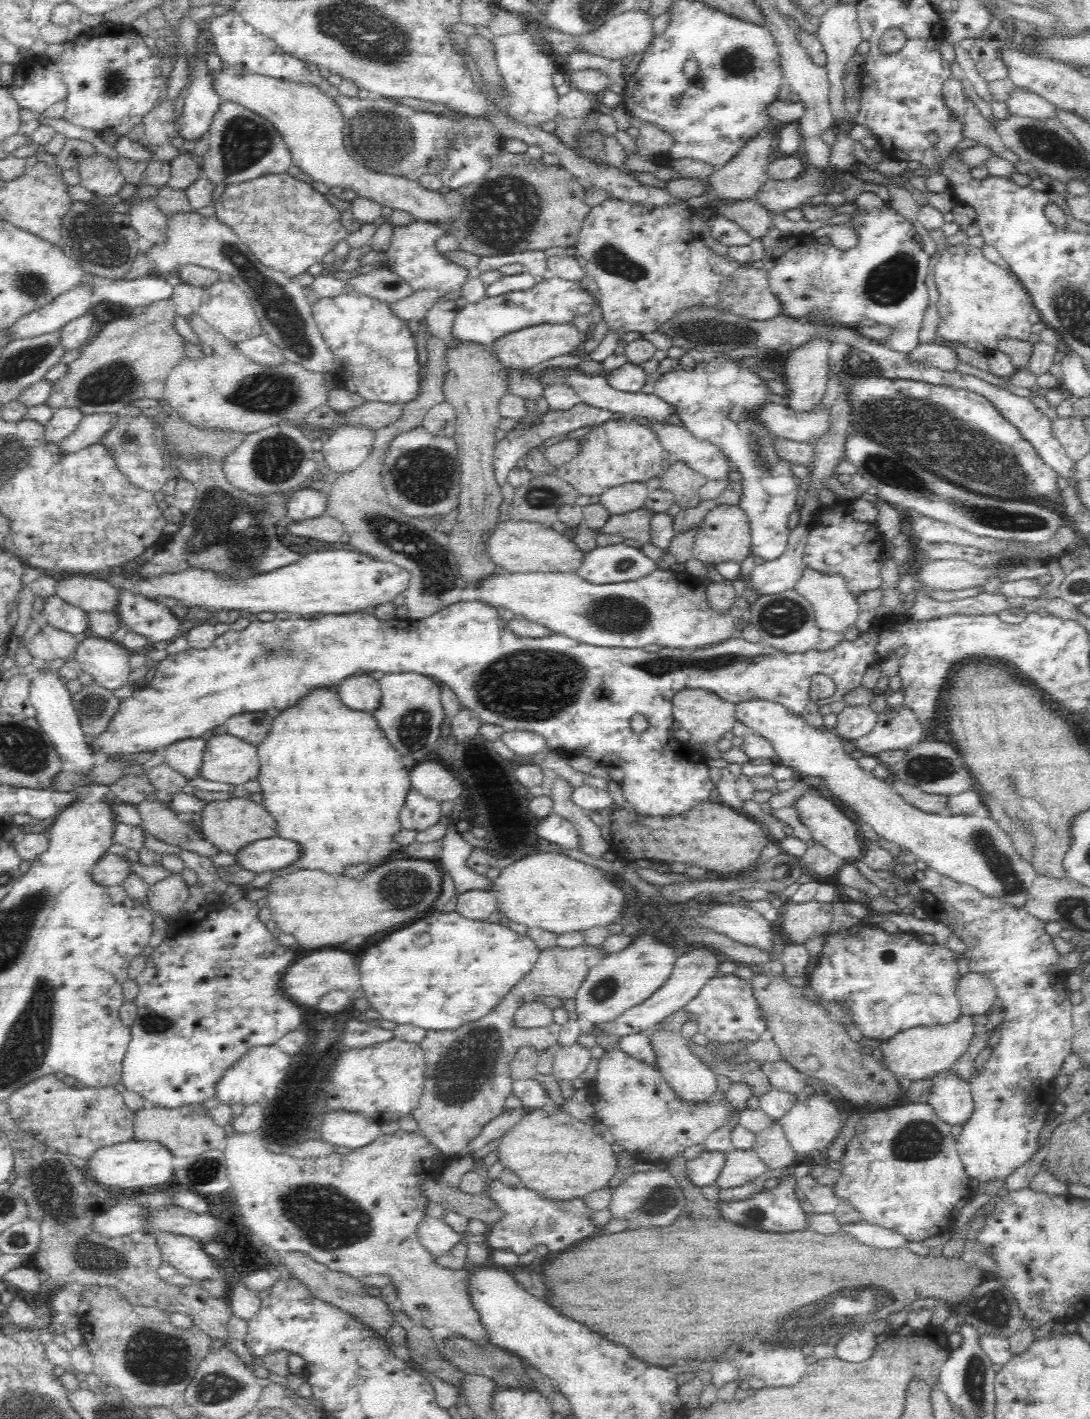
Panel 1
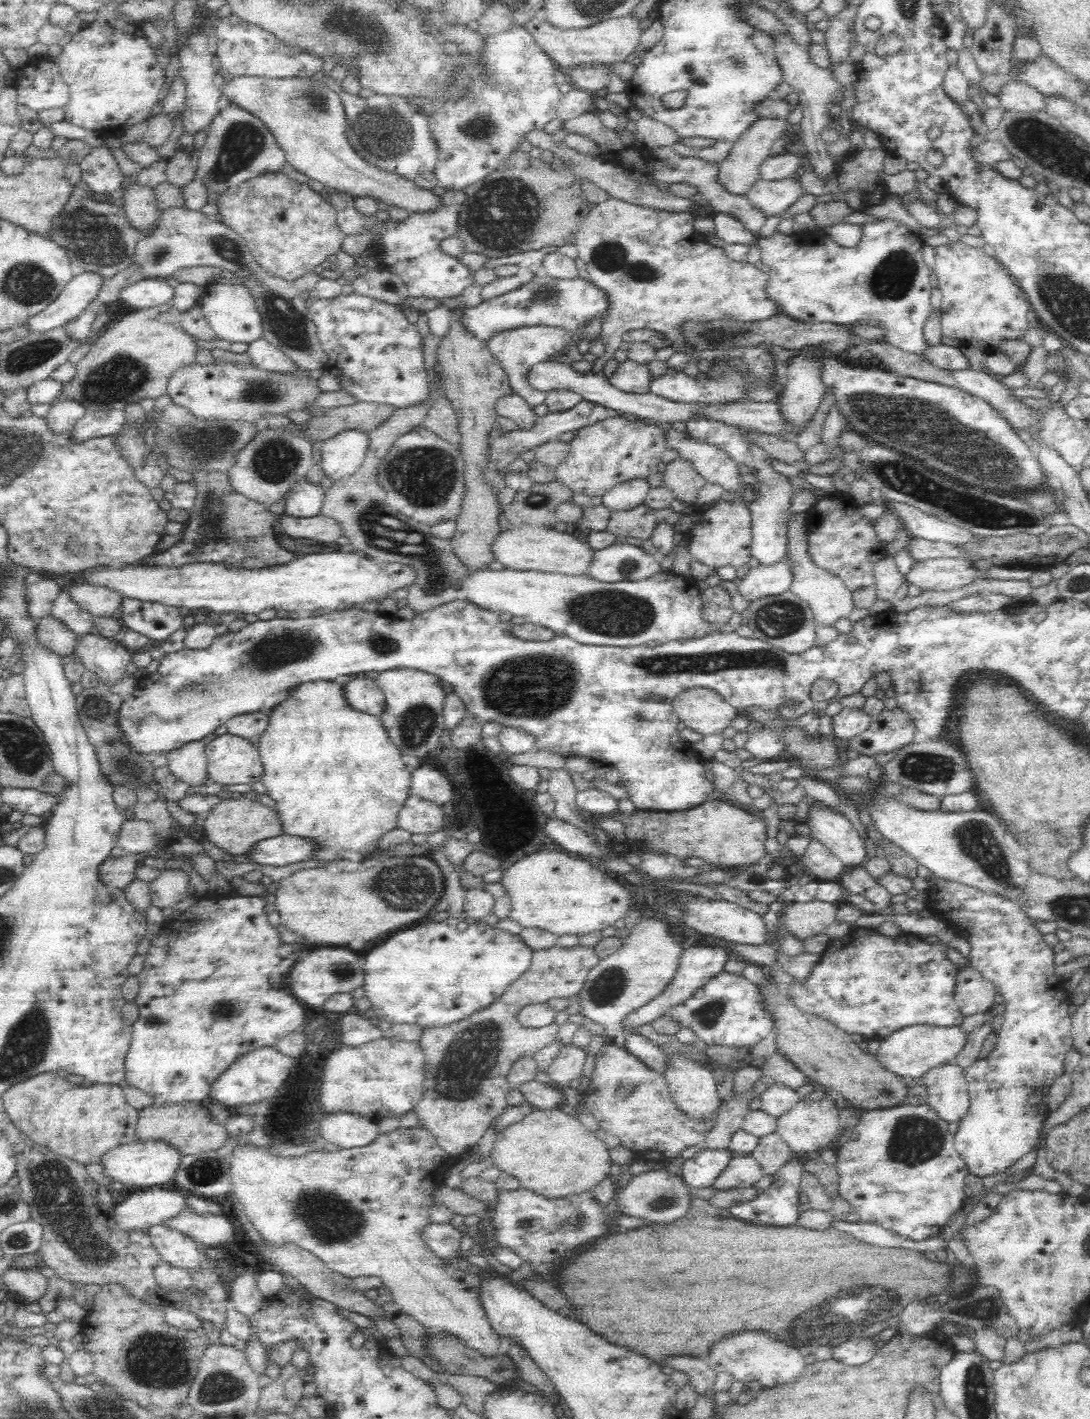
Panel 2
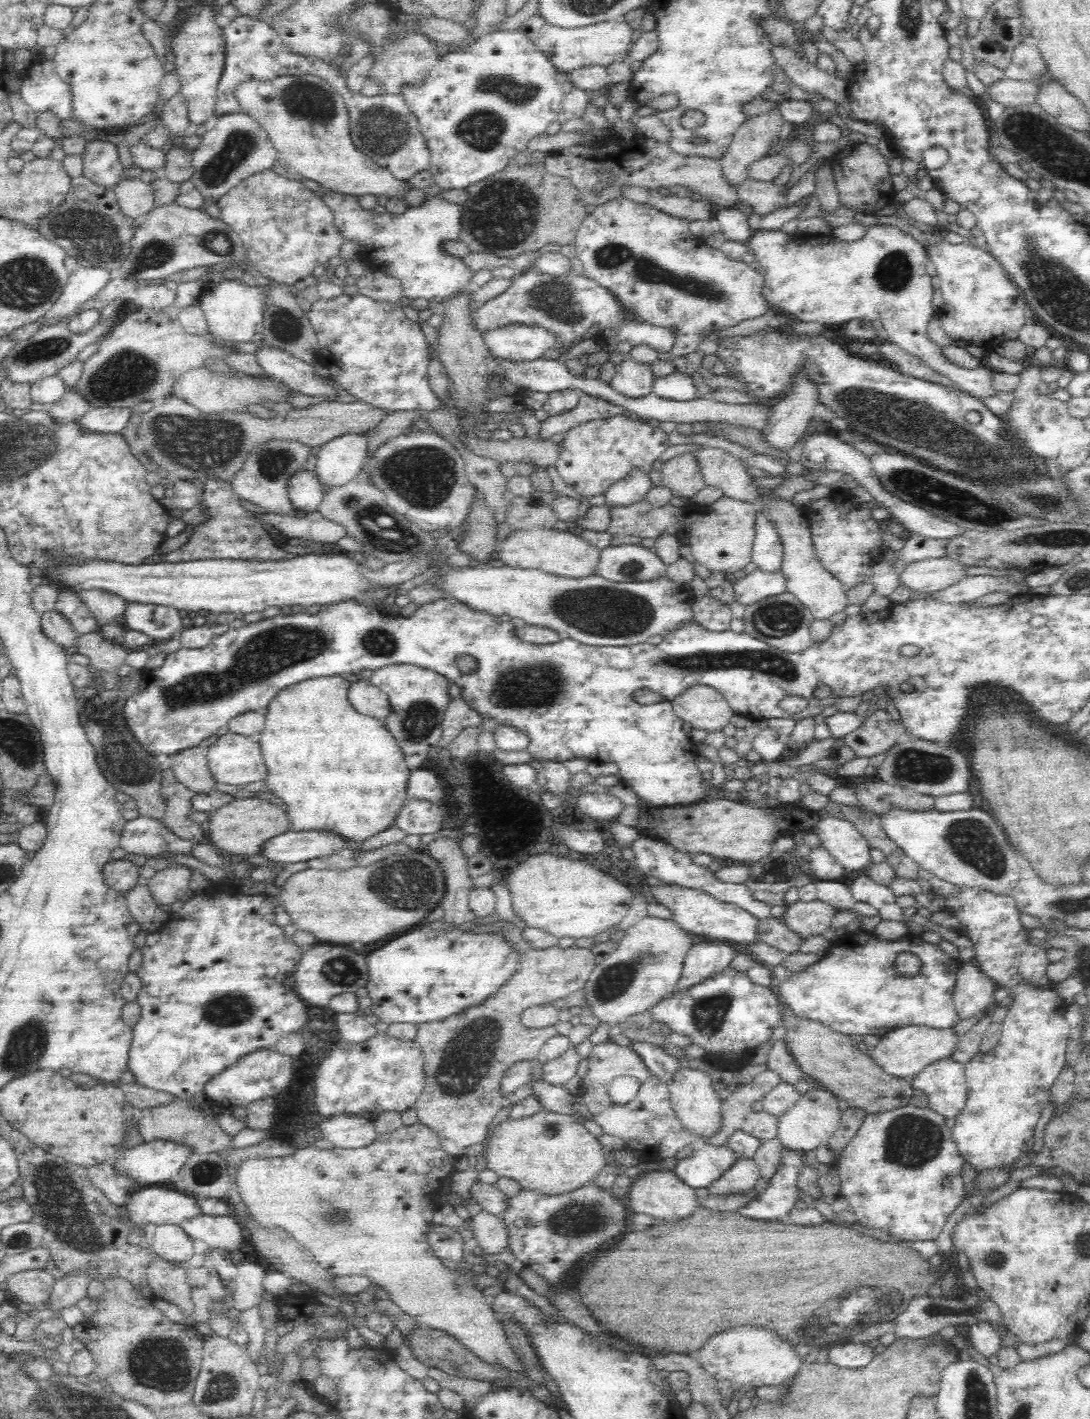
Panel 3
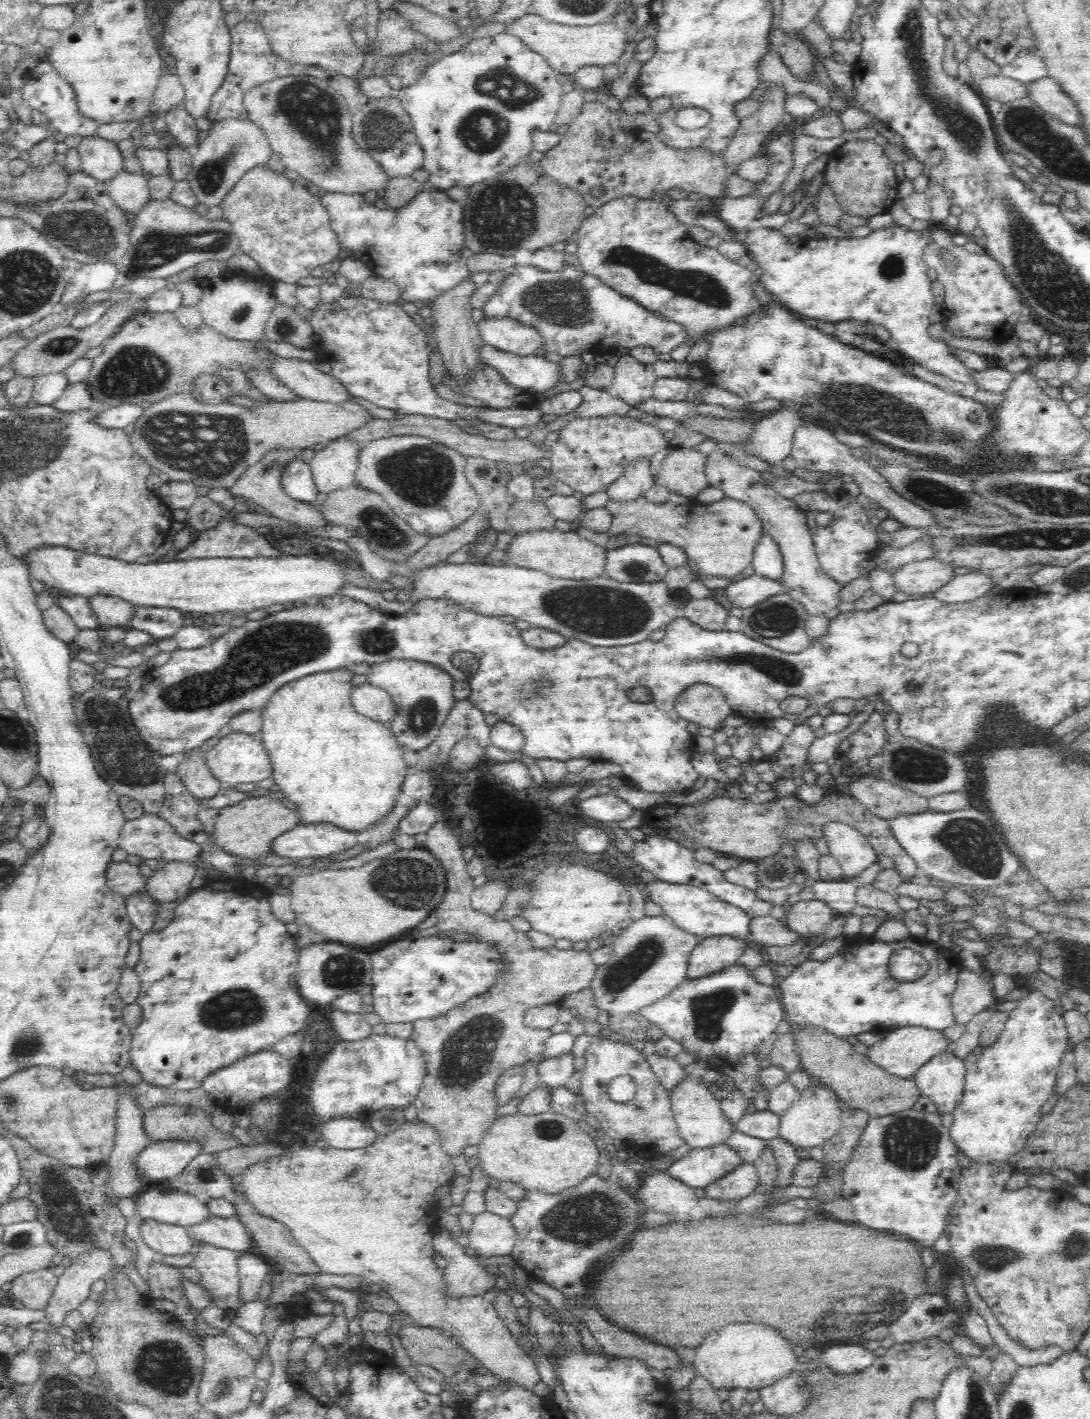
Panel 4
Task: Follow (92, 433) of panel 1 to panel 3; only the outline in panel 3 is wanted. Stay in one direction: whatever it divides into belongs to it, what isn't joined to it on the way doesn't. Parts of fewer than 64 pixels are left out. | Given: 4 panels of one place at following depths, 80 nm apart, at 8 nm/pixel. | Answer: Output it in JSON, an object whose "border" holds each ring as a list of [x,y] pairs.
{"border":[[[91,407],[79,420],[79,425],[94,432],[120,432],[126,427],[133,410],[130,407]]]}

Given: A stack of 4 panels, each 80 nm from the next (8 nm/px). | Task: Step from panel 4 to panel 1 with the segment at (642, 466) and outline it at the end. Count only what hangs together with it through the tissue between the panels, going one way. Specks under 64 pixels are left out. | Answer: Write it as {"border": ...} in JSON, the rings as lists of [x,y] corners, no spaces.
{"border":[[[645,482],[624,483],[601,494],[599,503],[612,514],[622,514],[644,506],[649,493]]]}

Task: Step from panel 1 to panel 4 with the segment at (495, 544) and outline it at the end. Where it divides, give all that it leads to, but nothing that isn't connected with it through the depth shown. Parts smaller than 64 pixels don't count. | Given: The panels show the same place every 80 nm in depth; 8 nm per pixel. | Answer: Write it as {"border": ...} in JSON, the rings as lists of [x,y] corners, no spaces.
{"border":[[[556,528],[515,535],[507,553],[509,564],[539,570],[552,578],[579,581],[604,577],[608,555],[604,547],[596,546],[592,541],[580,537],[575,529],[563,532]]]}

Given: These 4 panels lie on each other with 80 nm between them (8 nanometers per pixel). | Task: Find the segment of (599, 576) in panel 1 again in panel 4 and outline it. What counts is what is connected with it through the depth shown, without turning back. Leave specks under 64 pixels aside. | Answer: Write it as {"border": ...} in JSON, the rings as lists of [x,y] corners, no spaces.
{"border":[[[640,543],[608,551],[605,567],[606,577],[632,584],[663,581],[669,569],[656,547]]]}

